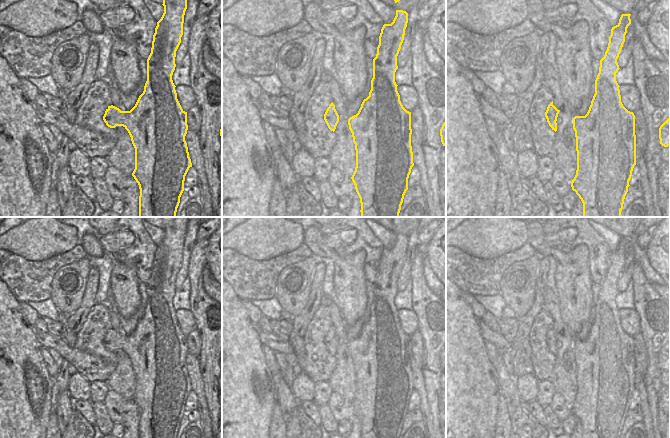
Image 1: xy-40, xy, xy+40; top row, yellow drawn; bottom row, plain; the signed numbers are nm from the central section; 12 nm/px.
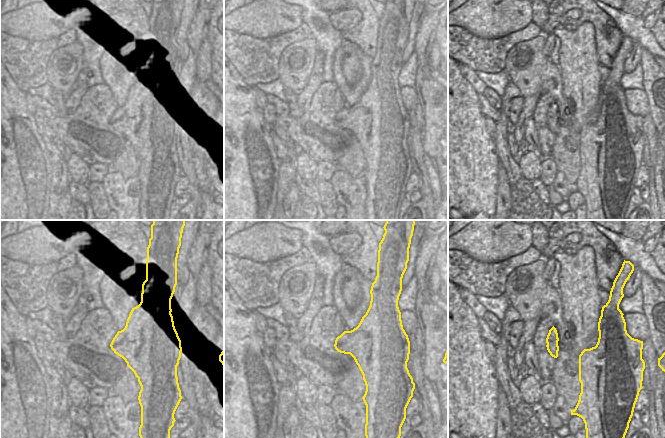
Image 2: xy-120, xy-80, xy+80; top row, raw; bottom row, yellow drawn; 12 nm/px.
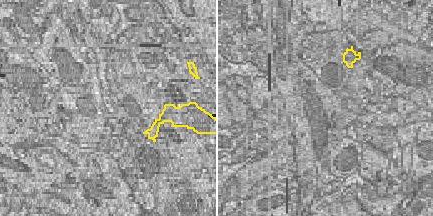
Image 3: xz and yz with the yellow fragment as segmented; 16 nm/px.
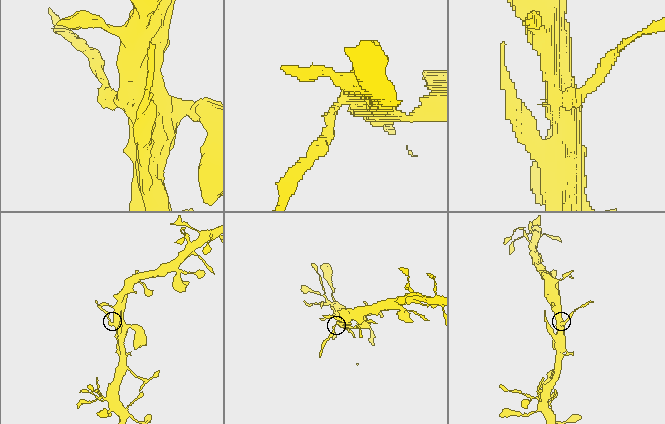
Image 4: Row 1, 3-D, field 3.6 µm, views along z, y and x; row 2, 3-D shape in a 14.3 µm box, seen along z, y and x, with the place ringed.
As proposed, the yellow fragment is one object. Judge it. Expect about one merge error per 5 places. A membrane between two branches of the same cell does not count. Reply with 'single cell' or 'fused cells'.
fused cells

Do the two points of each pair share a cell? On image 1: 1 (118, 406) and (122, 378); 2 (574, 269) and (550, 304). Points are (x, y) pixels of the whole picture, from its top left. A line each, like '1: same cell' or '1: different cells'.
1: different cells
2: different cells

